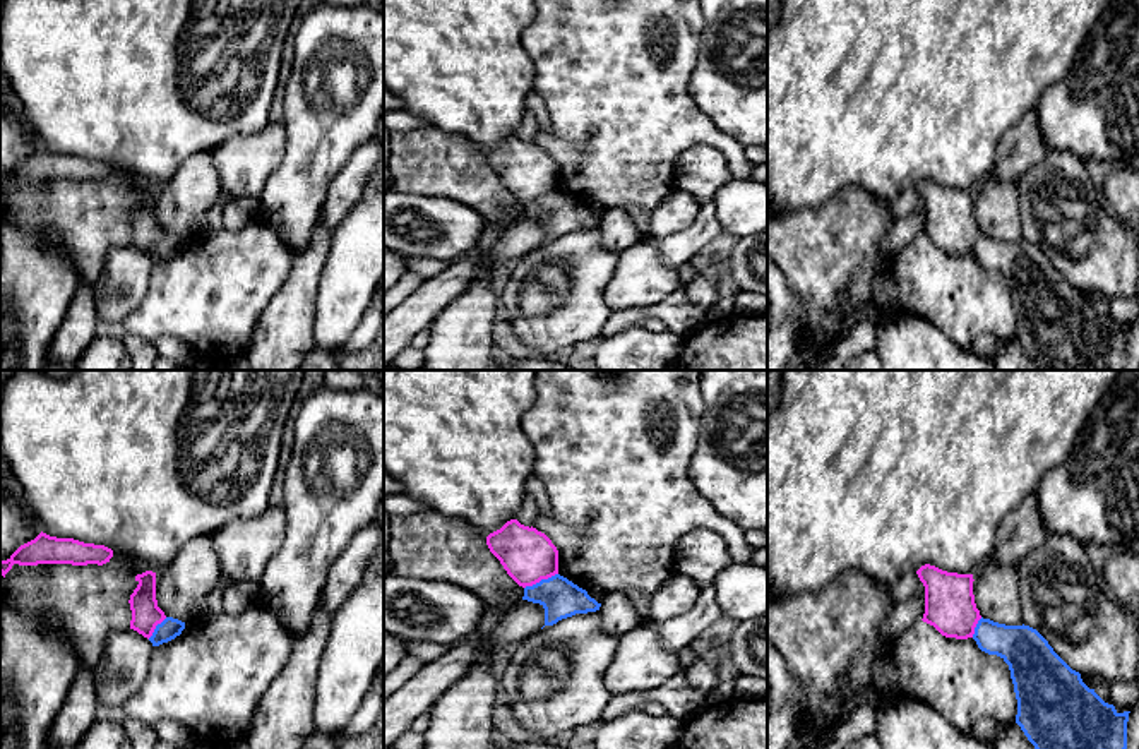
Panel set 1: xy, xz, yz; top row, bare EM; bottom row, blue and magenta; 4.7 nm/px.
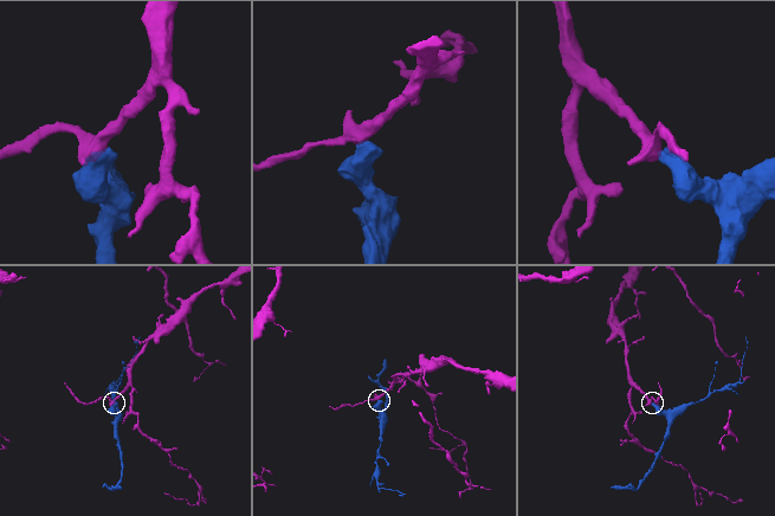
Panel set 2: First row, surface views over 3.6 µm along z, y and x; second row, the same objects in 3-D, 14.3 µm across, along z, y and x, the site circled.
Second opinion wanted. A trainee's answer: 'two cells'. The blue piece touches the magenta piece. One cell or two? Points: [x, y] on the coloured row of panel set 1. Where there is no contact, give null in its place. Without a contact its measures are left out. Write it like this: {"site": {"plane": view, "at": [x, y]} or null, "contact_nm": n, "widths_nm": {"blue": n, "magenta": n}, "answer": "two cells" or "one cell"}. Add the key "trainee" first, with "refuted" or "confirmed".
{"trainee": "confirmed", "site": {"plane": "xz", "at": [542, 580]}, "contact_nm": 180, "widths_nm": {"blue": 190, "magenta": 260}, "answer": "two cells"}

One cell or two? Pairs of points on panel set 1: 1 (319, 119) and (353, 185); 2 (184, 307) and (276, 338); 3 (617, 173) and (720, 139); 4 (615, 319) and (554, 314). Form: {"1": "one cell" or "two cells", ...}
{"1": "two cells", "2": "two cells", "3": "one cell", "4": "two cells"}

